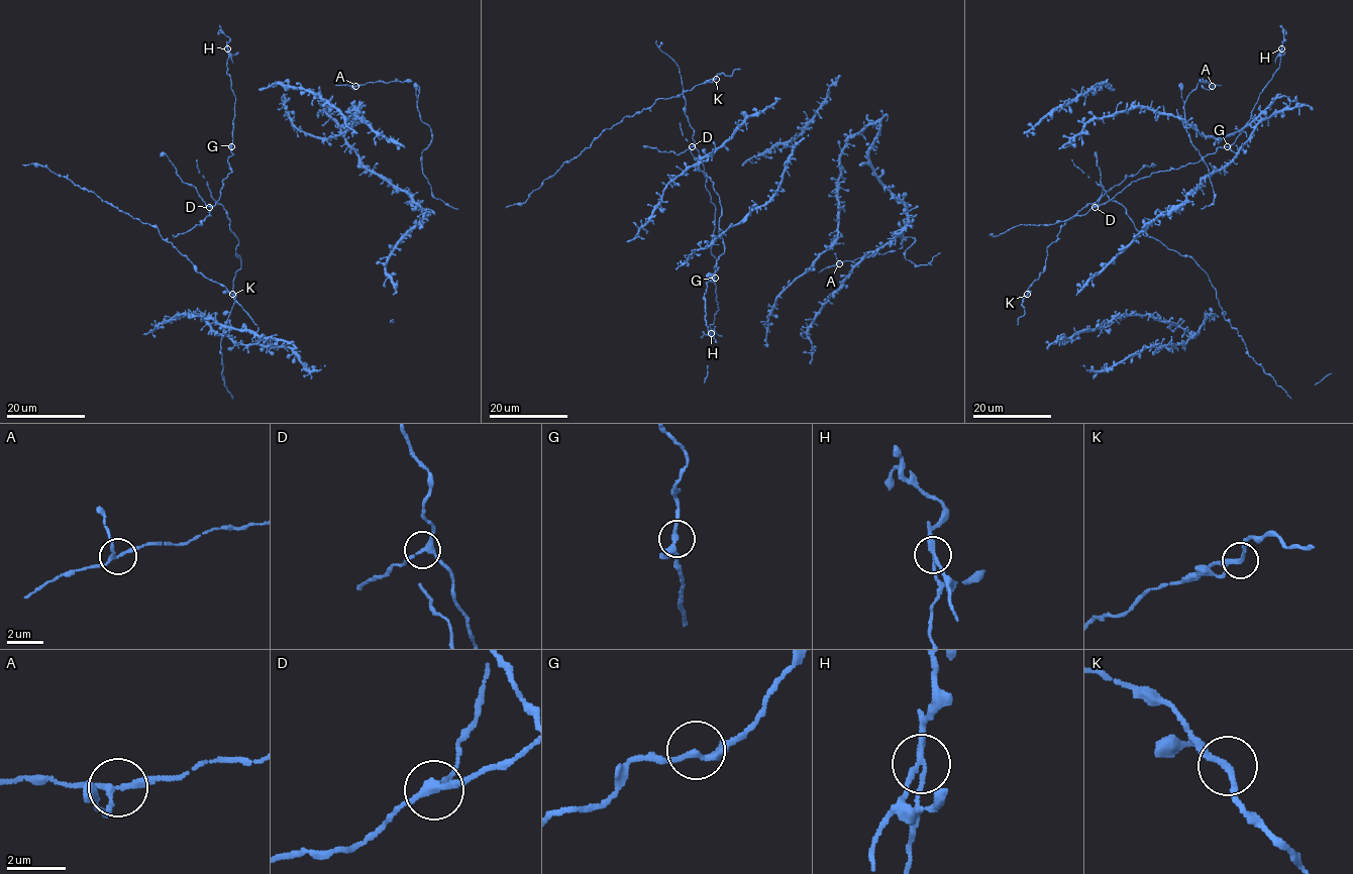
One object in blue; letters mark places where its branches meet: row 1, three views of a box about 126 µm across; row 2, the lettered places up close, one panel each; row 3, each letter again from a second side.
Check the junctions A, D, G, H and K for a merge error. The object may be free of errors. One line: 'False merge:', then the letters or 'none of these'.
False merge: H

